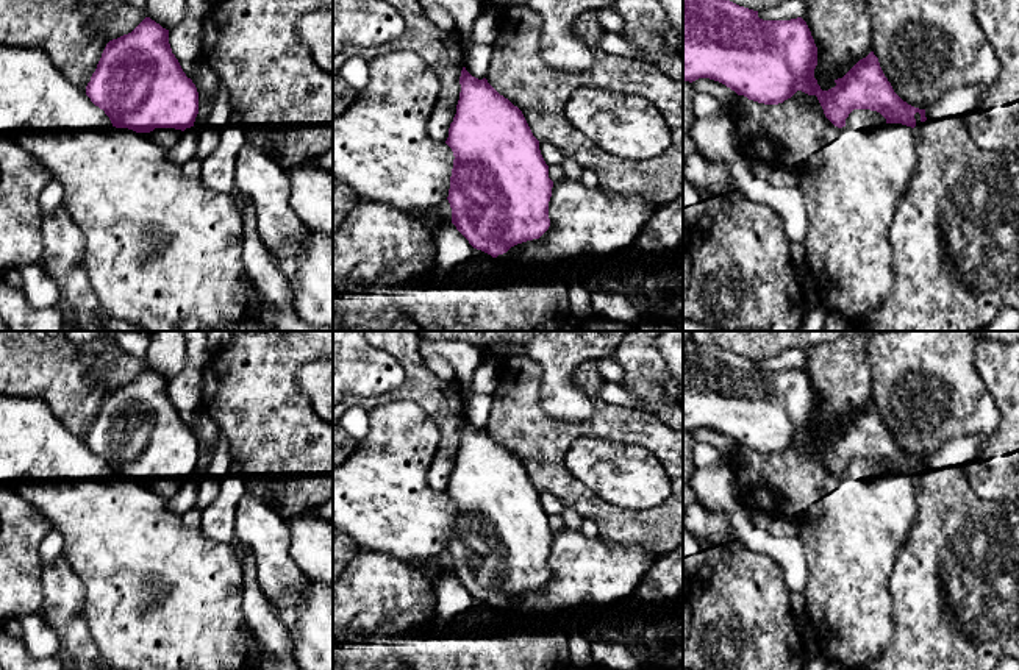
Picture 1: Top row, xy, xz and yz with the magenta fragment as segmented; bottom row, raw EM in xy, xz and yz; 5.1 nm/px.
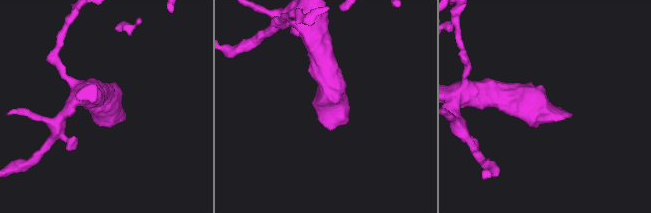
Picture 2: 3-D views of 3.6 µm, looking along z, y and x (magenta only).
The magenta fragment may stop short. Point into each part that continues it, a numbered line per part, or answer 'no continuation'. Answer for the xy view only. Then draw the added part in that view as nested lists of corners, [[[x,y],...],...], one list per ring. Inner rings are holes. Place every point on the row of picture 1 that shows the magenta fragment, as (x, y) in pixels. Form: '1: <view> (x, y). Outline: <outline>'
1: xy (166, 138). Outline: [[[155,128],[153,131],[147,133],[147,137],[156,145],[169,148],[178,142],[181,134],[183,131],[175,128]]]

